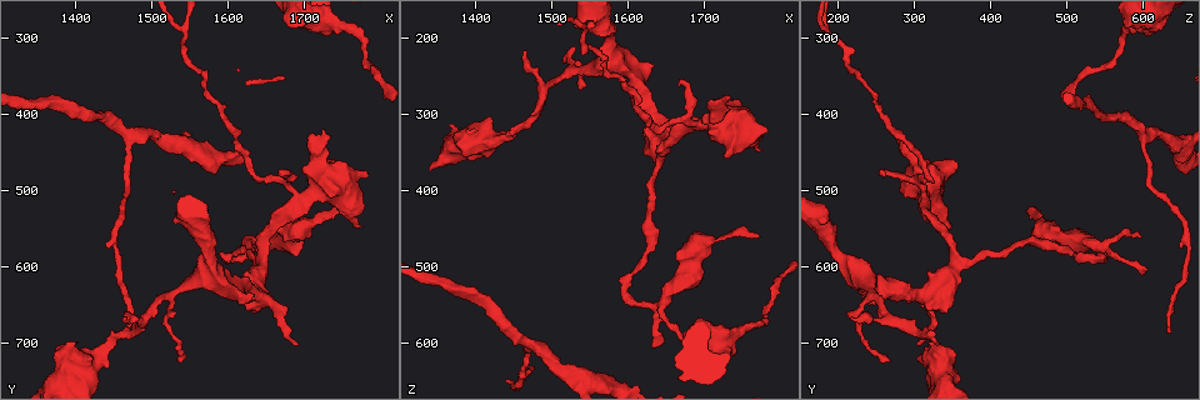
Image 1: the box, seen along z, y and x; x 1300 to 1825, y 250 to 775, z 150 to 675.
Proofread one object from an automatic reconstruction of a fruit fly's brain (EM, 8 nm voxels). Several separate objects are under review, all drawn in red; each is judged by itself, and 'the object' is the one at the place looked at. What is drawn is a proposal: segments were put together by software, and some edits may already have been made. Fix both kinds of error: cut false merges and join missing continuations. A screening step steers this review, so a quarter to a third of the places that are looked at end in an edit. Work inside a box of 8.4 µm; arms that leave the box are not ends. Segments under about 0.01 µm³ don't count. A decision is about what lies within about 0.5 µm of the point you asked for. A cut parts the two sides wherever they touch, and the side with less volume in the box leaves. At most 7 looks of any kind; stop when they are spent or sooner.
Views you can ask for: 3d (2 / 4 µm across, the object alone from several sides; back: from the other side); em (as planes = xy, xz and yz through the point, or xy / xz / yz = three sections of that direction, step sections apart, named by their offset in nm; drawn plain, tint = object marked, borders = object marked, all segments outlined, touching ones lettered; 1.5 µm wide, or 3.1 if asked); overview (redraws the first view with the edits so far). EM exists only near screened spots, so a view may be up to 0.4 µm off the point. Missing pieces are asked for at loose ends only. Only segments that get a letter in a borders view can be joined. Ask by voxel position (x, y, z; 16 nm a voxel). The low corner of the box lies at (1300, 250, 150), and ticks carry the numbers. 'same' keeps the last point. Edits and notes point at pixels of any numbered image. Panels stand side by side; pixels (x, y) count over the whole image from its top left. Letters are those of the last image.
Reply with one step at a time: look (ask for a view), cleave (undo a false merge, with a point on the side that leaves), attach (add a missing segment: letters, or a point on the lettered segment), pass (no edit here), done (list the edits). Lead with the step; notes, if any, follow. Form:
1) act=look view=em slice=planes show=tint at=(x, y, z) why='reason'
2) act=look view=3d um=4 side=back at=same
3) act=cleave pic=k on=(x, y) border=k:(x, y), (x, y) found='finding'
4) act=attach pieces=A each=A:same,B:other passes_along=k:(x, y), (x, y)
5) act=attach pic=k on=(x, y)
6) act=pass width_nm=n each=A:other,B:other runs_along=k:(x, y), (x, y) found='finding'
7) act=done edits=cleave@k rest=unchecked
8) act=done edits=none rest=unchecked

act=look view=em slice=xz step=8 show=tint at=(1670, 560, 595) why='an open end'

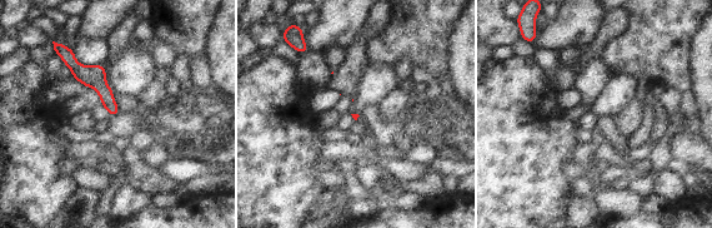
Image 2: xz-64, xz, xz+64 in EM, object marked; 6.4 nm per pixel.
act=look view=em slice=planes show=borders at=same

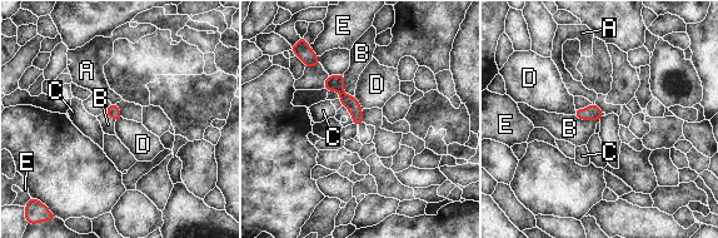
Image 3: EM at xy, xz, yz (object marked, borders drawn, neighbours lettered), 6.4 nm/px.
act=pass longest_contact=B:170nm each=A:other,B:other,C:other,D:other,E:other border=3:(355, 95), (362, 109) found='no lettered segment goes on from it'

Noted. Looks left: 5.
act=look view=em slice=planes show=borders at=(1725, 420, 285) why='branch stops here'

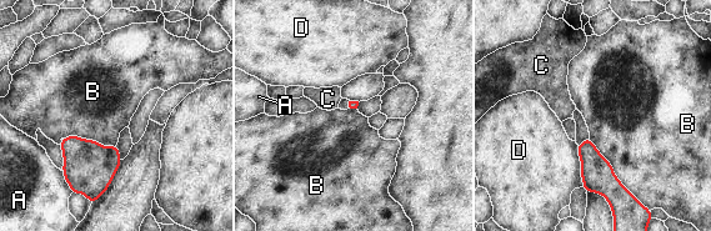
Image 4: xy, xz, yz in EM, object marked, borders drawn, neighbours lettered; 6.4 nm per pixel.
act=pass each=A:other,B:other,C:other,D:other found='no lettered segment goes on from it'

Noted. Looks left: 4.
act=look view=em slice=planes show=tint at=(1765, 285, 575) why='calibre changes'

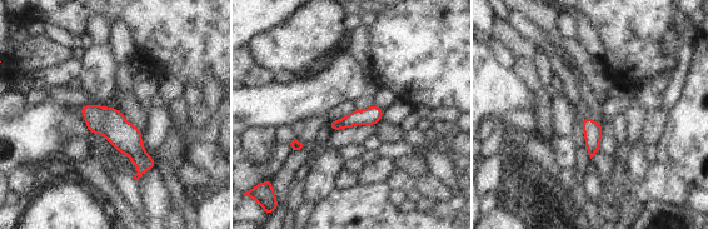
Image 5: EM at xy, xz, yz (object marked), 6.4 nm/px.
act=look view=em slice=planes show=borders at=same

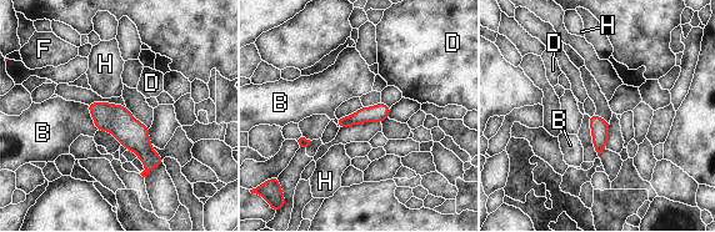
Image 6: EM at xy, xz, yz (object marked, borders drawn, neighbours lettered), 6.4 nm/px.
act=pass width_nm=100 each=B:other,D:other,F:other,H:other found='one neuron here'

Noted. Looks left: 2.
act=done edits=none rest=unchecked

